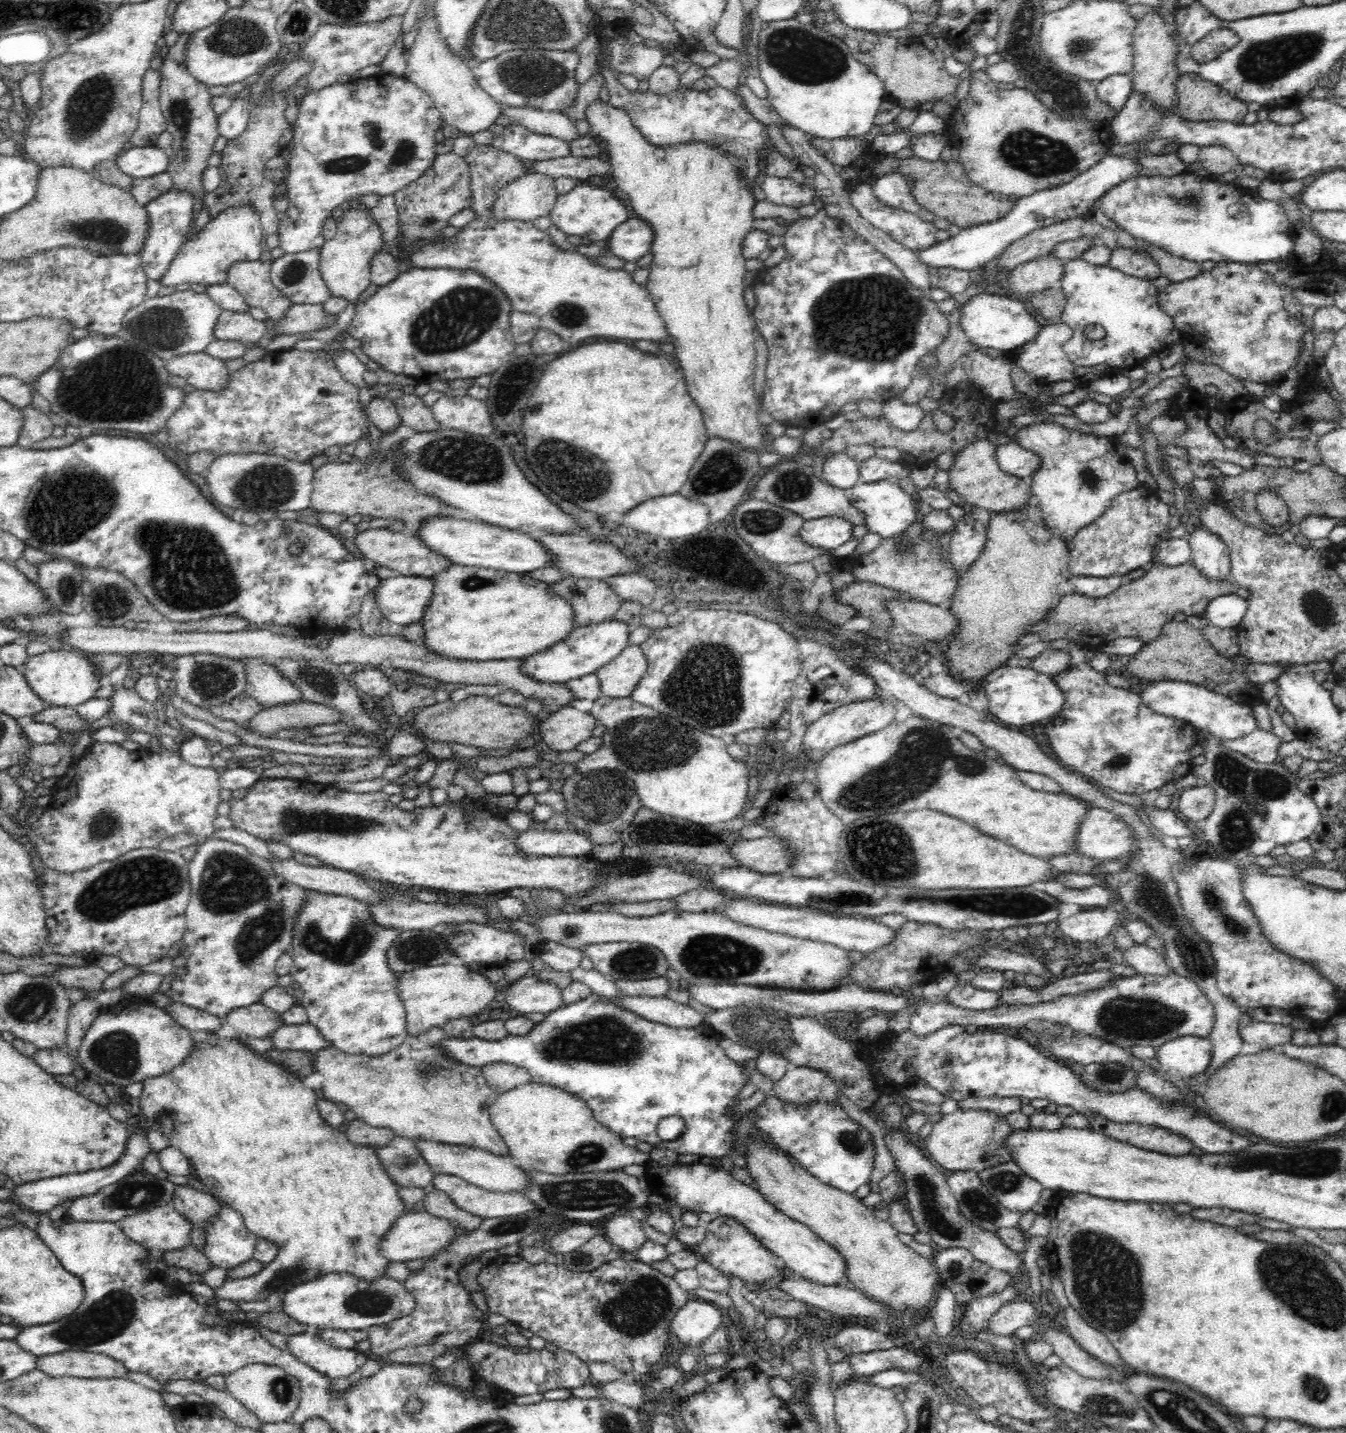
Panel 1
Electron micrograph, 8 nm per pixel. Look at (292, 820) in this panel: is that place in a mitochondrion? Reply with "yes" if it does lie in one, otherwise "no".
yes

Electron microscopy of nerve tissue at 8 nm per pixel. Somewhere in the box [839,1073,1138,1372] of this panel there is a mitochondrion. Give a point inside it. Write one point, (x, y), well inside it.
(931, 1212)

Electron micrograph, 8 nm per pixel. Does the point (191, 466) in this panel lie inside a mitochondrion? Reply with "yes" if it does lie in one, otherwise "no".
no

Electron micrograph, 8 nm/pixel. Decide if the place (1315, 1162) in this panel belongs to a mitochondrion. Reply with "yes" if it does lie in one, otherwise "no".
yes

